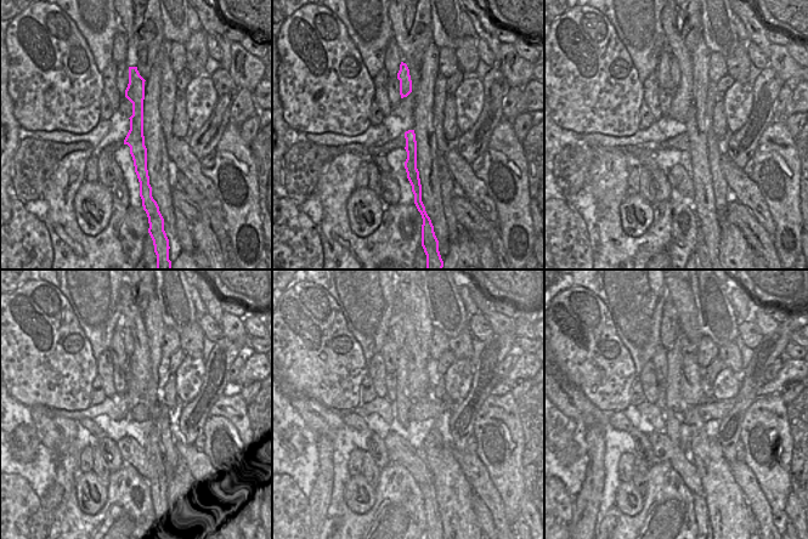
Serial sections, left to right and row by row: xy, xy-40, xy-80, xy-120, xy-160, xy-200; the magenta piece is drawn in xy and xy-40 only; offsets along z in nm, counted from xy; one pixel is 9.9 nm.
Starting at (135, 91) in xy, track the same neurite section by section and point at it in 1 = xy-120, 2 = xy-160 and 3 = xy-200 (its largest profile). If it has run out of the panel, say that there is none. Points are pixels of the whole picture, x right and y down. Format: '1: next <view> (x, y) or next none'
1: next xy-120 (126, 334)
2: next xy-160 (395, 332)
3: next xy-200 (670, 329)

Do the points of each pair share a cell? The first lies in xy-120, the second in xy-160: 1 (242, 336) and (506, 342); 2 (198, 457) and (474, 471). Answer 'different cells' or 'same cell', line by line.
1: different cells
2: same cell

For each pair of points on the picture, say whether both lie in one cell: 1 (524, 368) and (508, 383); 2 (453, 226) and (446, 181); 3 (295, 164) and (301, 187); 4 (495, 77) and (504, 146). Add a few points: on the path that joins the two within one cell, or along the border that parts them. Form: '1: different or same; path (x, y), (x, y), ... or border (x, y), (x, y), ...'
1: same; path (520, 372), (512, 380)
2: same; path (450, 215), (446, 192)
3: same; path (300, 170), (300, 181)
4: different; border (502, 122), (493, 130), (486, 147)

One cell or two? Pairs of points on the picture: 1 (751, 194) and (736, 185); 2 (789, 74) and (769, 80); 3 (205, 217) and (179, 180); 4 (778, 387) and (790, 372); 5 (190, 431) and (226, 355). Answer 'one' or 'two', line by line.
1: one
2: two
3: one
4: one
5: one

